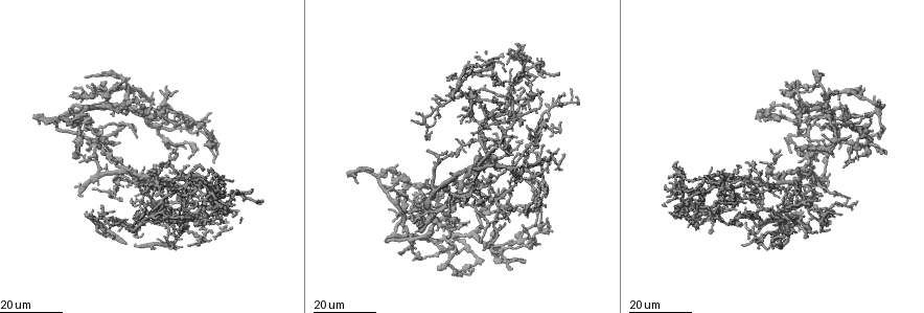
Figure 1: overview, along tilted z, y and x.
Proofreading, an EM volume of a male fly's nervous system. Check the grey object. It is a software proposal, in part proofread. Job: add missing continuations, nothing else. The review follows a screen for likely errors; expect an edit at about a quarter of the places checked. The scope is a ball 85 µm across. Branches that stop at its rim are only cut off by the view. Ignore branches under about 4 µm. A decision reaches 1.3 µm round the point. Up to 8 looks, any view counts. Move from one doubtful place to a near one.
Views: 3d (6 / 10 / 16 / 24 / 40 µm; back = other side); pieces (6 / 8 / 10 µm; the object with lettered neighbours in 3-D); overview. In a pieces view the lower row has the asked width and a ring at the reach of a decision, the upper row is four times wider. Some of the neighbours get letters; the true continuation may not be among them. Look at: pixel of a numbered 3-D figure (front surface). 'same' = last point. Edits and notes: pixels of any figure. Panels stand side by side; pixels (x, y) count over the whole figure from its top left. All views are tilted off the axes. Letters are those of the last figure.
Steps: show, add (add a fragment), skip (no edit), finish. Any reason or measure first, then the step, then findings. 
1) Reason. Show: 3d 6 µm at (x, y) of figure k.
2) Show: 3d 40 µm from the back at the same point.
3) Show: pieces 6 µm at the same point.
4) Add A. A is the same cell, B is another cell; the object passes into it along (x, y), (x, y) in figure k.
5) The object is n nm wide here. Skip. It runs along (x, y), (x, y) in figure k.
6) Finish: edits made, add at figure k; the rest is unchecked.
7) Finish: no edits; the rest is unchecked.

Free end. Show: 3d 16 µm at (457, 254) of figure 1.

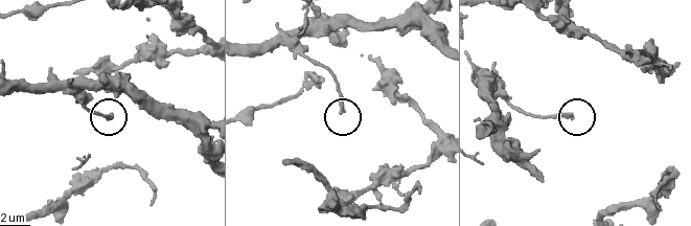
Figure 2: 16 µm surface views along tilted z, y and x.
See the neighbours. Show: pieces 8 µm at (571, 118) of figure 2.

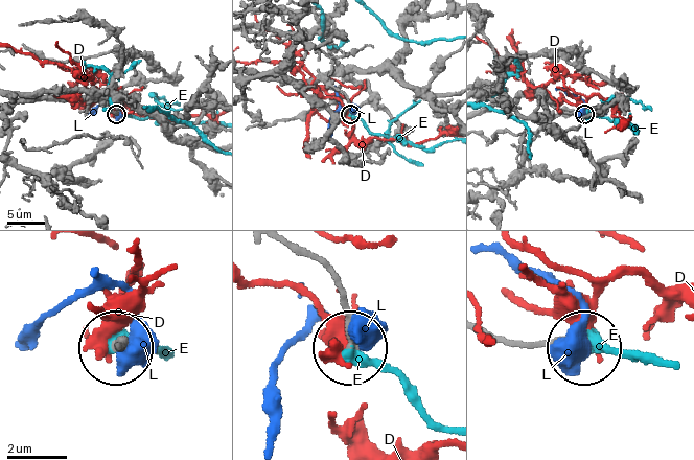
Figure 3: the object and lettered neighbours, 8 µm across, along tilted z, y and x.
The object is 260 nm wide here. Skip. D, E and L are other cells; it runs along (298, 249), (332, 279), (346, 344) in figure 3; none of them fits.

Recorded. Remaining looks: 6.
Tapers out. Show: 3d 24 µm at (863, 90) of figure 1.

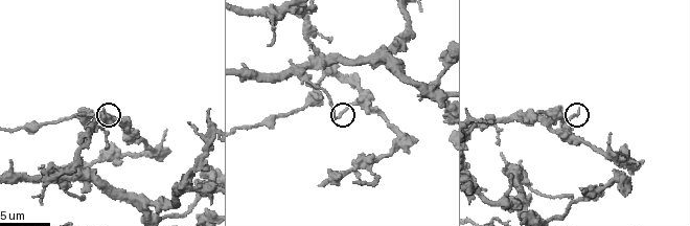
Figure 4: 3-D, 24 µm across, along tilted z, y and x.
Show: pieces 8 µm at (102, 109) of figure 4.

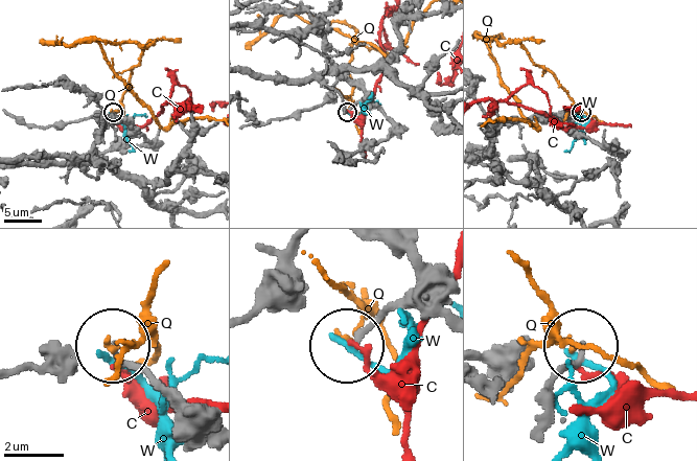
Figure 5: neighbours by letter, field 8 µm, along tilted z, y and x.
Skip. C, Q and W are other cells; it runs along (396, 249), (414, 272), (411, 287), (351, 345) in figure 5; none of them fits.

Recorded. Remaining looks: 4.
An open end. Show: 3d 16 µm at (810, 86) of figure 1.

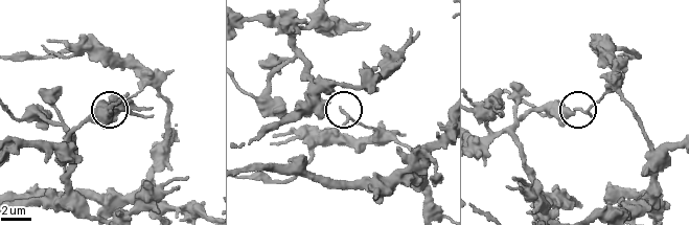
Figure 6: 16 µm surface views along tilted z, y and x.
Show: pieces 8 µm at (341, 108) of figure 6.

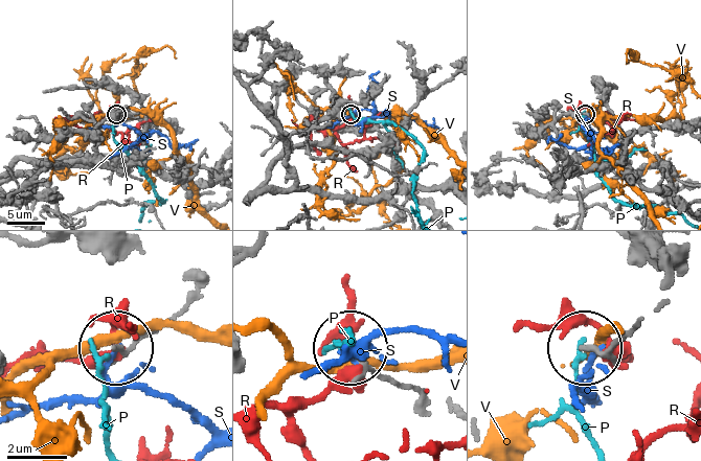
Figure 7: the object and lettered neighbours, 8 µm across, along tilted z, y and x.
The object is 180 nm wide here. Skip. P, R, S and V are other cells; no lettered fragment goes on from it.

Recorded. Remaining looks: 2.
Show: 3d 24 µm at (454, 250) of figure 1.

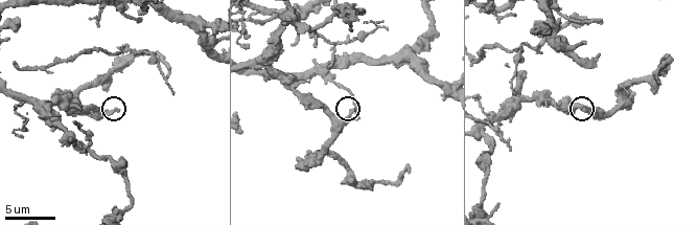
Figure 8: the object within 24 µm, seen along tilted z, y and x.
Show: pieces 10 µm at (118, 109) of figure 8.

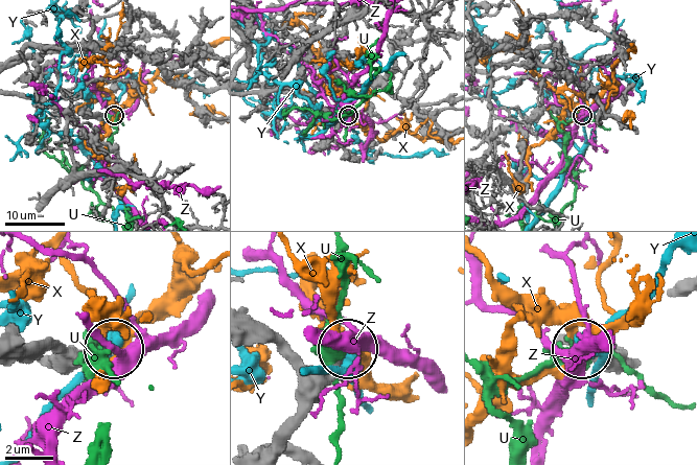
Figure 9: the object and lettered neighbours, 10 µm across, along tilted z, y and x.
Skip. U, X, Y and Z are other cells; no lettered fragment goes on from it.

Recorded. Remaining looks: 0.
Finish: no edits; the rest is unchecked.

